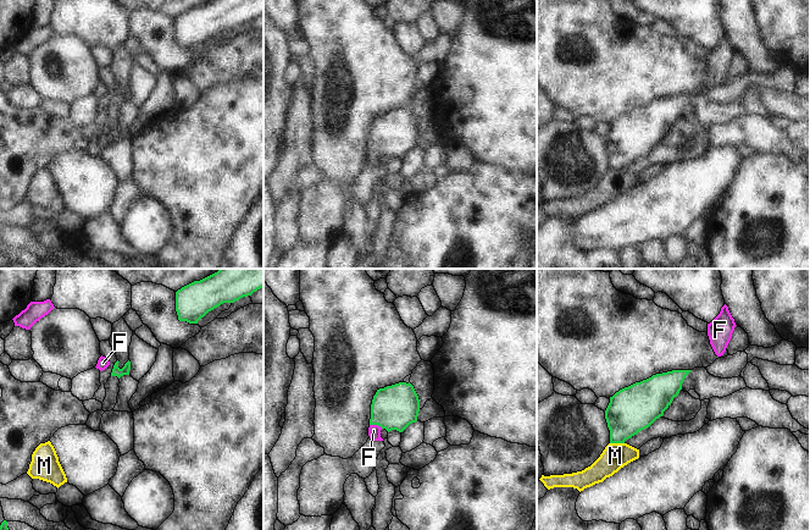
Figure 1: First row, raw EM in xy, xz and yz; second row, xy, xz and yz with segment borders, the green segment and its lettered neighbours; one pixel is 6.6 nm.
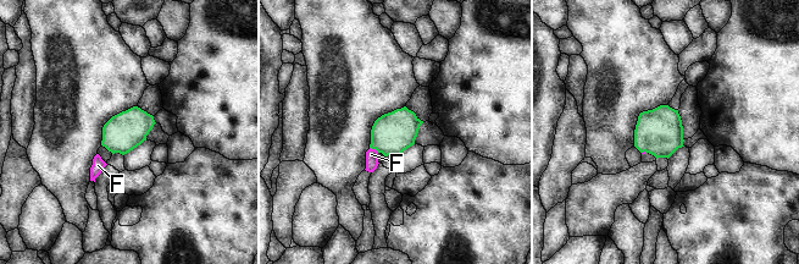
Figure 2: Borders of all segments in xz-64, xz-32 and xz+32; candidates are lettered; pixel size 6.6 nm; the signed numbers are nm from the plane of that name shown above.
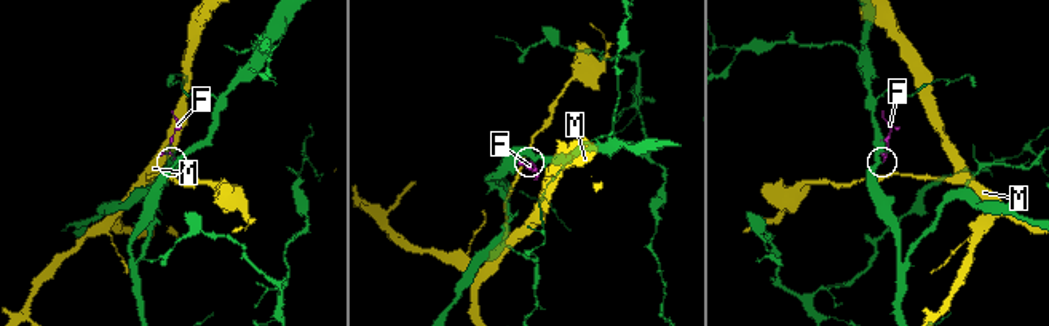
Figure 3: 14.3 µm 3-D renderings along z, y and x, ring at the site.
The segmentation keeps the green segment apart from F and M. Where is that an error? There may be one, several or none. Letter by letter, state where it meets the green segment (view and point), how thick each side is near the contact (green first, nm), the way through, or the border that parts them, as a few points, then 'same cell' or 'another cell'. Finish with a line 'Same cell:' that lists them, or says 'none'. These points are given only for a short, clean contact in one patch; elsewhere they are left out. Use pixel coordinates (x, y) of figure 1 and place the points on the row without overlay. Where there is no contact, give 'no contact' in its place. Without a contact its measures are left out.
F: contact xz (376, 150); calibres 300 and 80 nm; way xz (395, 133), (376, 150), (373, 156); same cell
M: contact yz (617, 169); calibres 300 and 170 nm; another cell
Same cell: F

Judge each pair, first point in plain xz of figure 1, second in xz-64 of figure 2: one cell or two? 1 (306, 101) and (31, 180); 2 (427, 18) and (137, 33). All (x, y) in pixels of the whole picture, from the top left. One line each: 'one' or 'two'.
1: two
2: two

